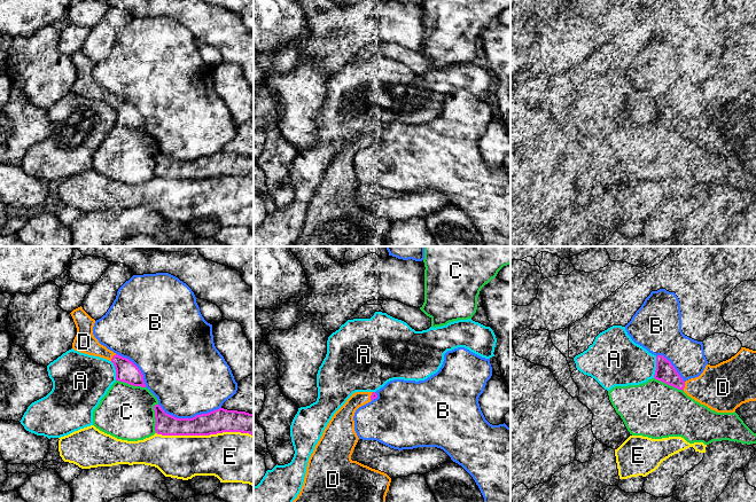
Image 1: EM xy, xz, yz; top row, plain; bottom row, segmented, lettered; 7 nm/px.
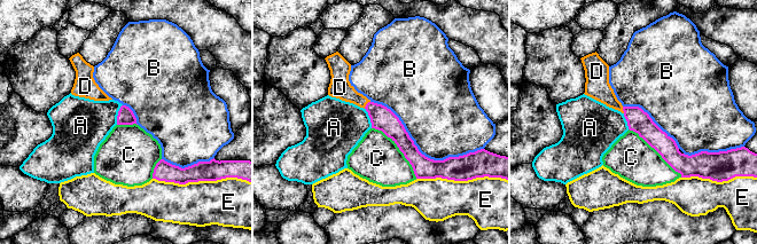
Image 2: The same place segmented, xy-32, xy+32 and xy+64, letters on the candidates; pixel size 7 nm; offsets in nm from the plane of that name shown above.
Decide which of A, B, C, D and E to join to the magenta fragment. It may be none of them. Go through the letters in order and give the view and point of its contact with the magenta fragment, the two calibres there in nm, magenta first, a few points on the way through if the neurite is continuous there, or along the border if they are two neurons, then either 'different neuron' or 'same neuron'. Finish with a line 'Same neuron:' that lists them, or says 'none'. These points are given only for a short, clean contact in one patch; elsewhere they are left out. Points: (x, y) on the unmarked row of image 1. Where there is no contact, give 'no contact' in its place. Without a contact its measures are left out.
A: contact yz (656, 110); calibres 140 and 320 nm; different neuron
B: contact xy (189, 162); calibres 170 and 460 nm; different neuron
C: contact xy (155, 161); calibres 150 and 380 nm; different neuron
D: contact yz (684, 130); calibres 140 and 320 nm; same neuron
E: contact xy (204, 178); calibres 170 and 360 nm; different neuron
Same neuron: D

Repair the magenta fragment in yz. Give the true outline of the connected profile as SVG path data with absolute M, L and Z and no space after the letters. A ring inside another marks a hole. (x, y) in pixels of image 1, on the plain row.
M741 91L731 102L716 109L707 108L703 116L695 121L683 124L675 110L663 99L656 100L654 121L678 133L717 156L734 156L738 150L756 144L756 94Z

